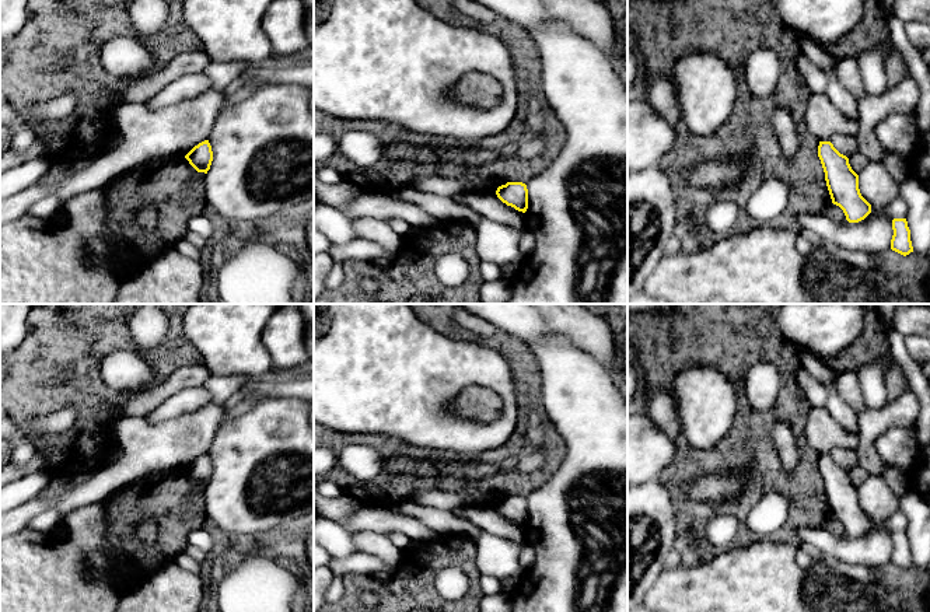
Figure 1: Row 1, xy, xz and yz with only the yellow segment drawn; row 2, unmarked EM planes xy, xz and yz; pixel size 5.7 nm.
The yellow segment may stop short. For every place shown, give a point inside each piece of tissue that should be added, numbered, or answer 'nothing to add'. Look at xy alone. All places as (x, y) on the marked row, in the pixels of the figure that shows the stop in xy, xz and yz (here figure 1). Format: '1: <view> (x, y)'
nothing to add

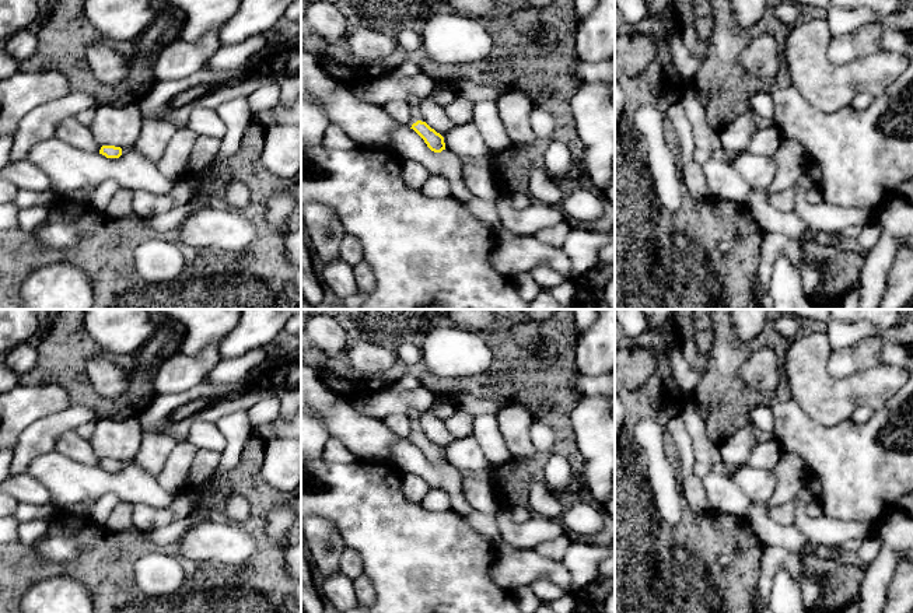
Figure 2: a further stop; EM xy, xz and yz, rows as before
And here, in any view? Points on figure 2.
1: xz (415, 104)

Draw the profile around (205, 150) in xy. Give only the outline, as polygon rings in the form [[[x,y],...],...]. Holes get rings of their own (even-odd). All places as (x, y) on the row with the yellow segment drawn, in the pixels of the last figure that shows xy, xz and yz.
[[[197,136],[186,165],[186,175],[200,174],[211,169],[220,148],[220,140],[207,136]]]

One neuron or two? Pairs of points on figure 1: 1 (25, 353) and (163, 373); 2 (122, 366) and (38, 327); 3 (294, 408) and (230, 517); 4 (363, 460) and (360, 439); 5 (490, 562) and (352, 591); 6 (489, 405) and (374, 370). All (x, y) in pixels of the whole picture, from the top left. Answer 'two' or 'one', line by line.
1: one
2: one
3: one
4: one
5: two
6: two

